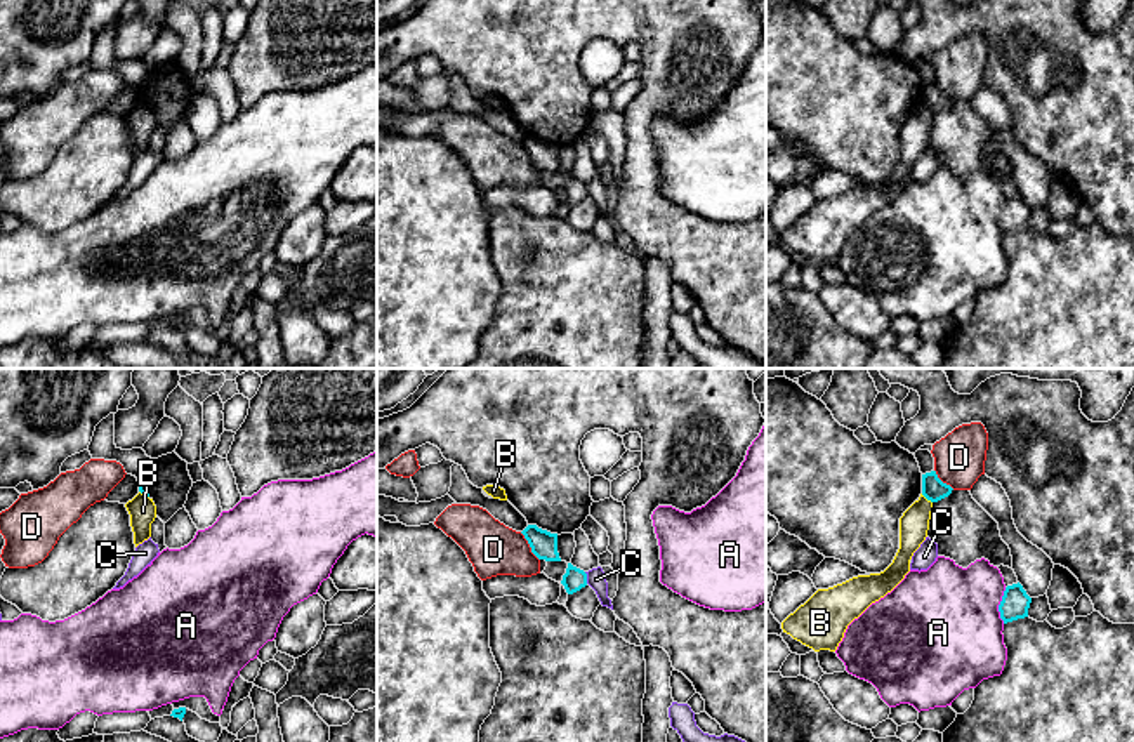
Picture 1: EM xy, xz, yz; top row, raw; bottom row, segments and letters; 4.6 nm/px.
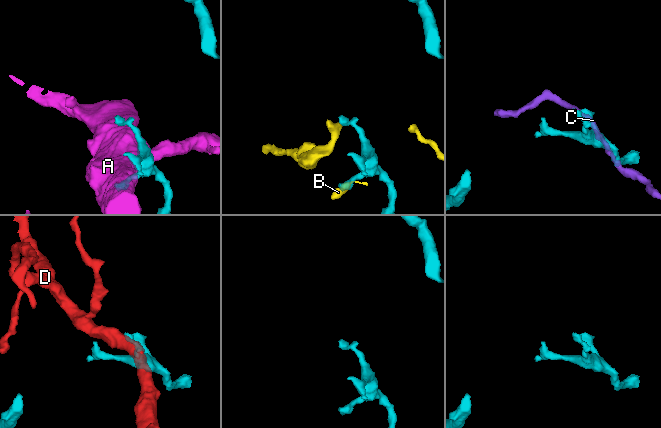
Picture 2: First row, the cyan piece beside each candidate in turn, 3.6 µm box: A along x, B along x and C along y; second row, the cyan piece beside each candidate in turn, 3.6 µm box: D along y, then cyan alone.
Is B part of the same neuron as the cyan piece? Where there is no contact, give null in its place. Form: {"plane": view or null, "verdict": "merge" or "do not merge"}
{"plane": "yz", "verdict": "do not merge"}

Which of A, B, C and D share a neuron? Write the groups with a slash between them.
A / B / C / D

